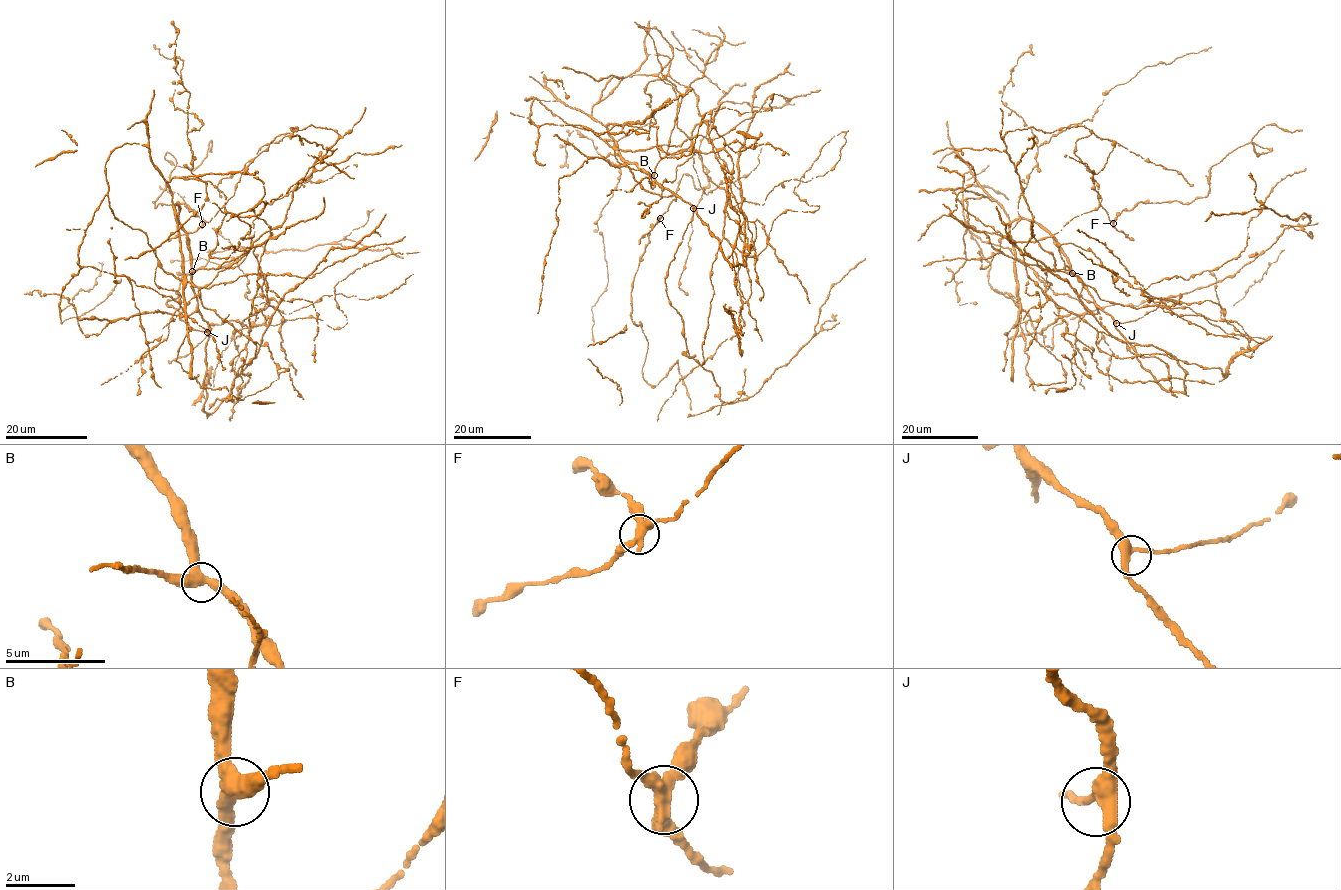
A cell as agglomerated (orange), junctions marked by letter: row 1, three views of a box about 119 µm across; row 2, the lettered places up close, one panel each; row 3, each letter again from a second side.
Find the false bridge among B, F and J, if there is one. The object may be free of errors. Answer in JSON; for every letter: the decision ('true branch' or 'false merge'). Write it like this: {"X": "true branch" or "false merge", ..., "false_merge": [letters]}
{"B": "true branch", "F": "false merge", "J": "true branch", "false_merge": ["F"]}

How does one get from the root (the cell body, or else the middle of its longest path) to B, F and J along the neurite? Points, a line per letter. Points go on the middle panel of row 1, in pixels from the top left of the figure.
B: (589, 116), (606, 126), (622, 157), (654, 175)
F: (589, 116), (651, 174), (688, 148), (730, 89), (699, 148), (709, 183), (697, 189), (684, 174), (660, 218)
J: (589, 116), (606, 126), (622, 157), (651, 173), (657, 183), (693, 208)

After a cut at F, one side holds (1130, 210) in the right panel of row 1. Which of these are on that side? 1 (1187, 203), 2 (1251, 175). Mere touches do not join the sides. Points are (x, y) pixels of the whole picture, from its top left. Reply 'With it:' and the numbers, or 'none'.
With it: 1

